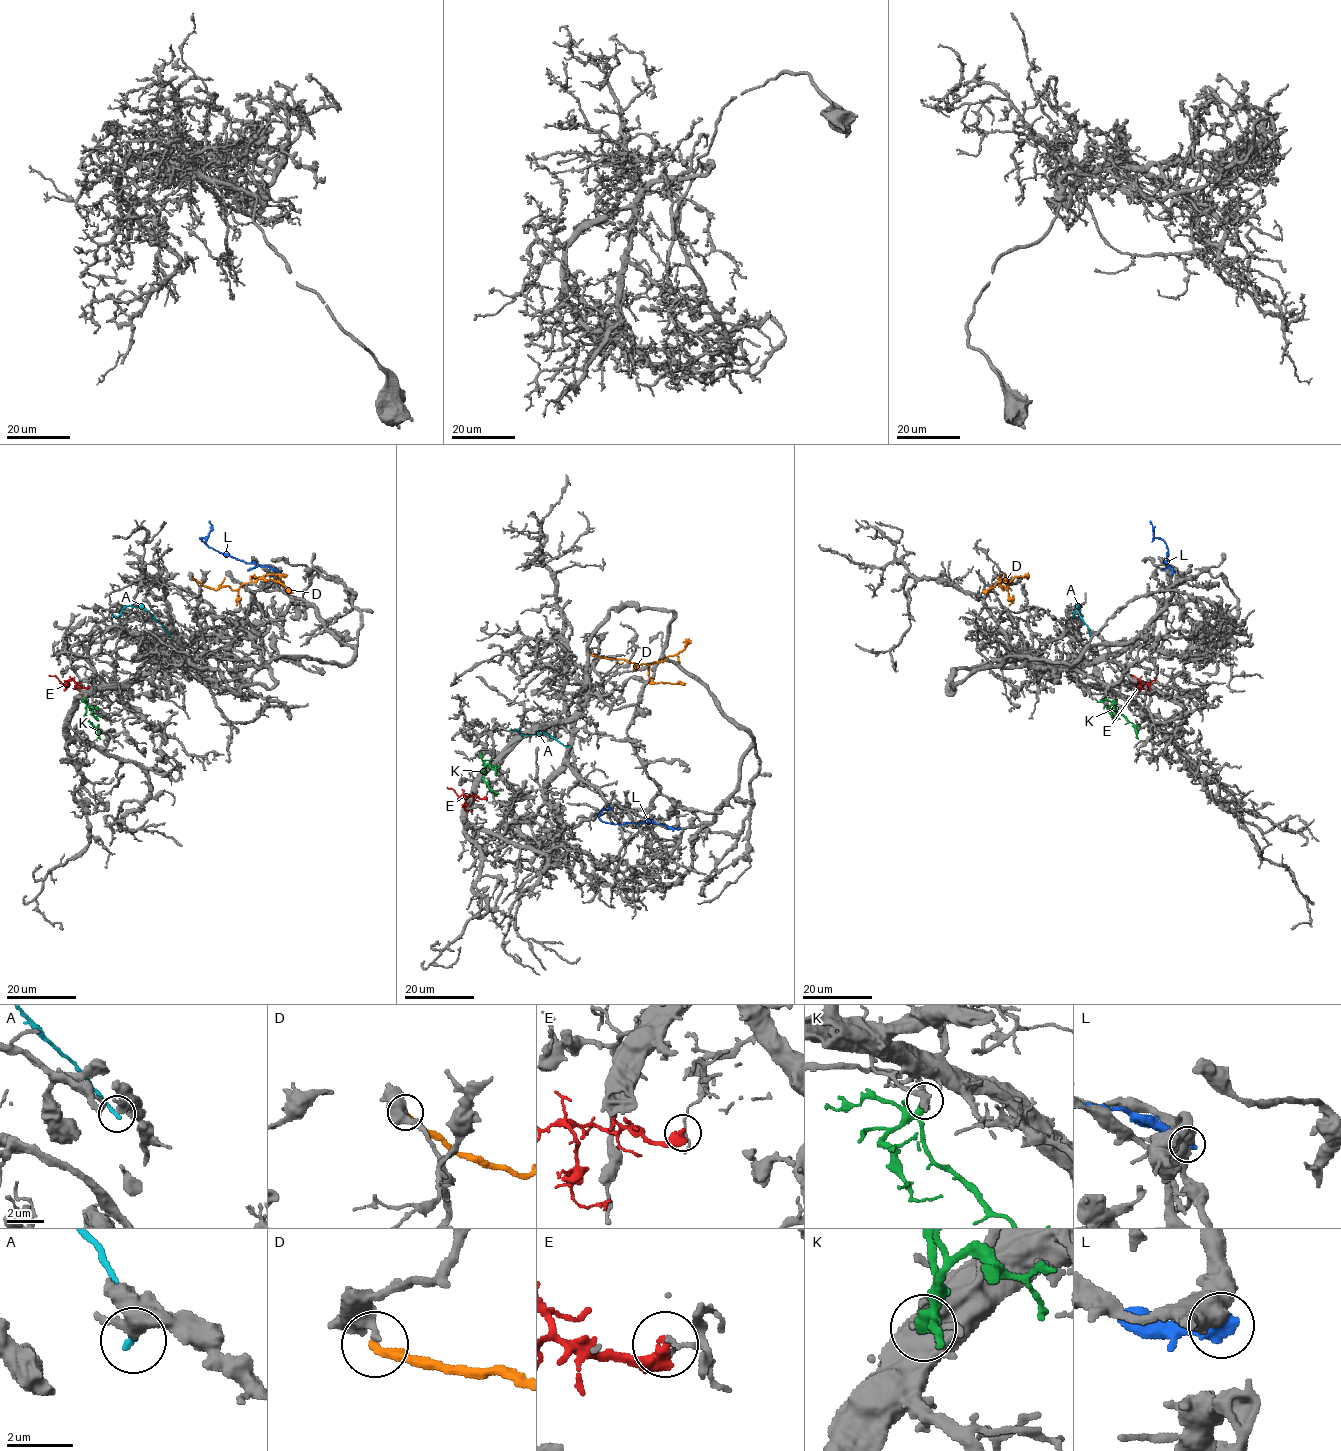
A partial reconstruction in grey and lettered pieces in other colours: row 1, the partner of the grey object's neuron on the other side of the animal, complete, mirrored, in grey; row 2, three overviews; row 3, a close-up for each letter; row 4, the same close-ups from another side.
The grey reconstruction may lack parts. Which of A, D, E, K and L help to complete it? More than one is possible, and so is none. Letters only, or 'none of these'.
K

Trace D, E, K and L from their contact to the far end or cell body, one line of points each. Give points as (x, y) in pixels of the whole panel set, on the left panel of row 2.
D: (193, 577), (215, 589), (229, 586), (237, 589), (258, 579), (273, 579), (290, 593)
E: (88, 686), (80, 687), (72, 680), (67, 686), (67, 680), (74, 677)
K: (85, 700), (86, 717), (100, 739)
L: (280, 573), (210, 547), (201, 539), (208, 535), (212, 526), (209, 520)

